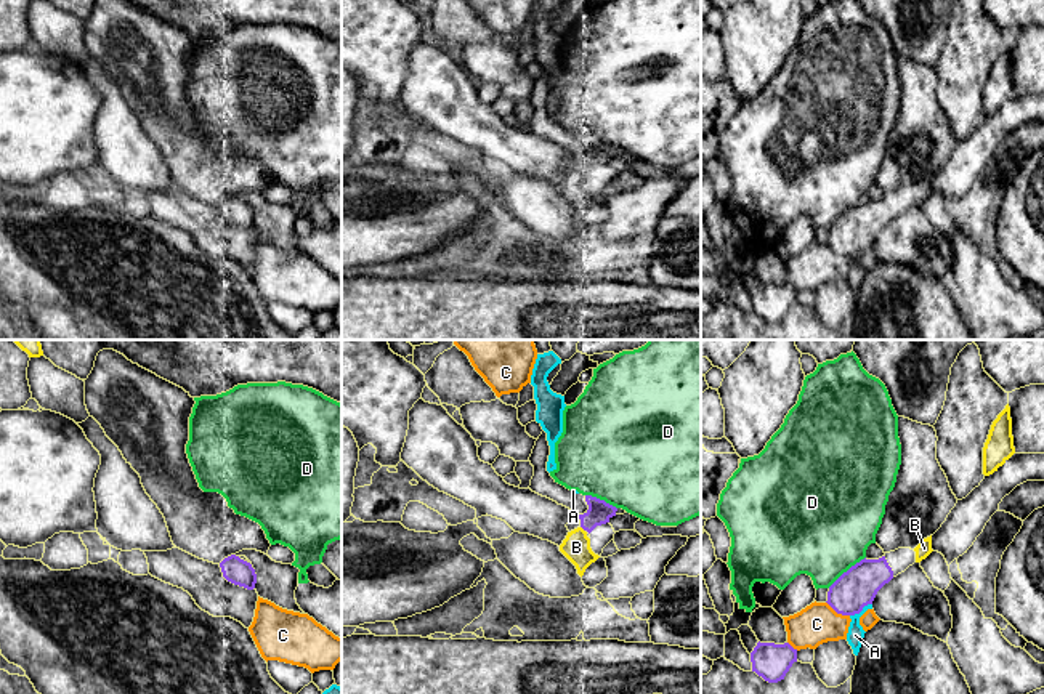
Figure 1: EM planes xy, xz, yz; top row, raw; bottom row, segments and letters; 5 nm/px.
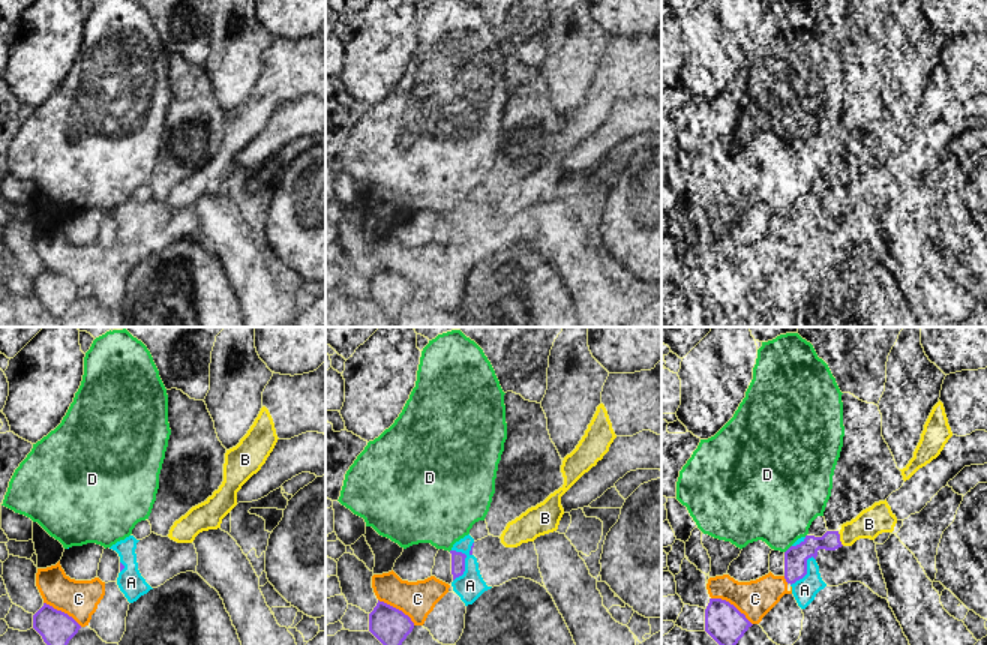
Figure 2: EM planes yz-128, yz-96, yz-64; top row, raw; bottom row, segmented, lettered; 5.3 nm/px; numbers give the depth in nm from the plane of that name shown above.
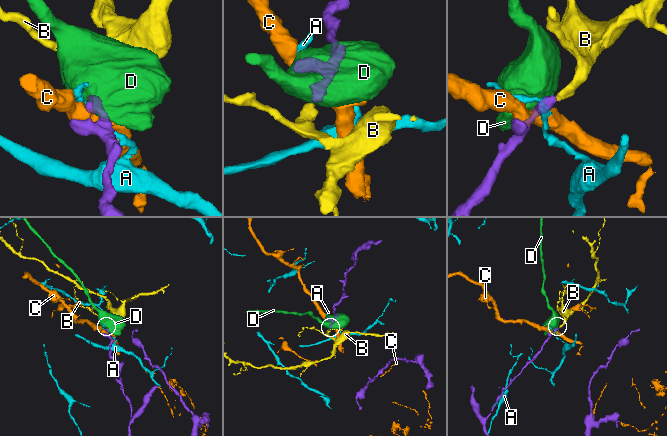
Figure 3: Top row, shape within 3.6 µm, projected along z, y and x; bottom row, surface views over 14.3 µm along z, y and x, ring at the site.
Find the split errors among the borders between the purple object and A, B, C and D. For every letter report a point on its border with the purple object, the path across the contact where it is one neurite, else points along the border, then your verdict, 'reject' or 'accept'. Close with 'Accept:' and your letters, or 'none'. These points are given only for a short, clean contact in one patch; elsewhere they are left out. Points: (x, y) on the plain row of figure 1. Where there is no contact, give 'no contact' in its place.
A: meets purple in yz at (860, 252); reject
B: meets purple in xz at (582, 169); accept
C: meets purple in yz at (837, 254); reject
D: meets purple in yz at (847, 212); border along yz (865, 197), (828, 228); reject
Accept: B

